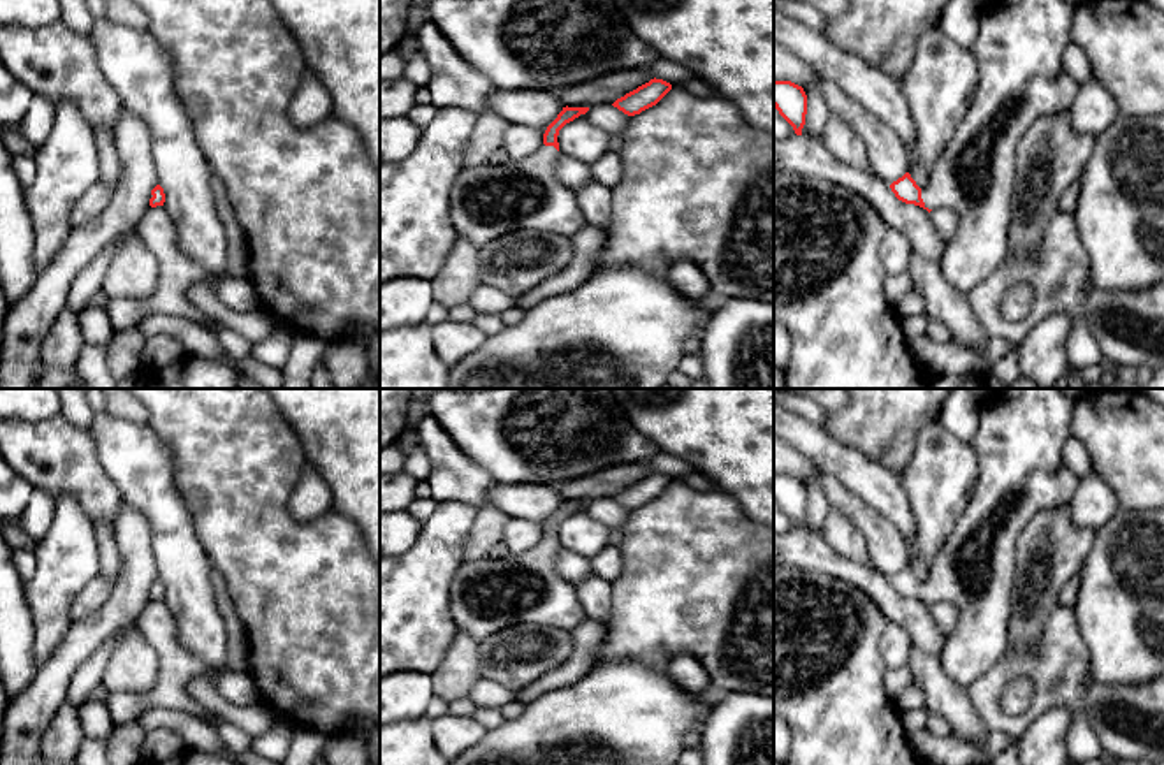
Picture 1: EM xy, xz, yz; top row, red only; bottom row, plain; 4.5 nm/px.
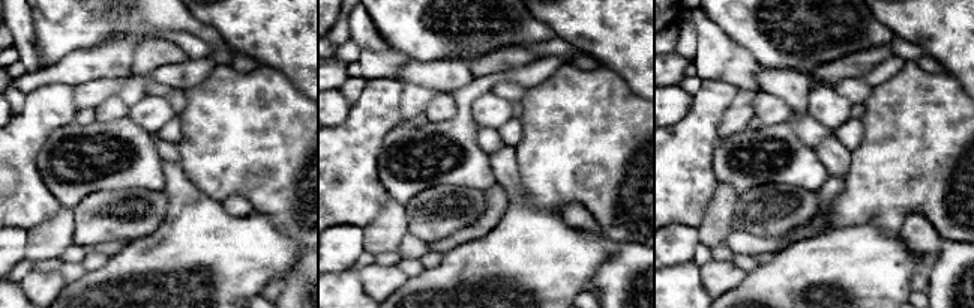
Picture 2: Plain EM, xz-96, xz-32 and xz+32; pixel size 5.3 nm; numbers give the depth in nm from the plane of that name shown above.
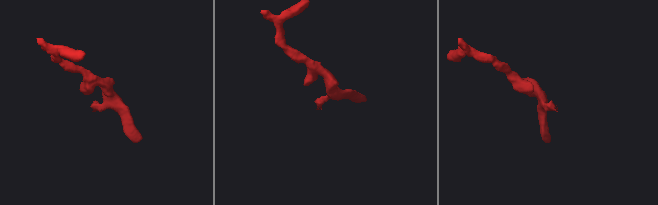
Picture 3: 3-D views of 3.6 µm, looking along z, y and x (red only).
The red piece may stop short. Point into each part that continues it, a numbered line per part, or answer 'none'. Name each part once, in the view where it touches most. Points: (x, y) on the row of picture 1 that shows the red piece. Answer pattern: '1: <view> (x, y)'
1: yz (1020, 43)

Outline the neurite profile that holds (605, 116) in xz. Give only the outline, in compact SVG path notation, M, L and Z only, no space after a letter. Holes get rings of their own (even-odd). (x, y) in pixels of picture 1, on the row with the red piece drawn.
M612 104L589 107L586 118L591 125L605 130L608 135L621 135L631 120L631 116L624 114Z

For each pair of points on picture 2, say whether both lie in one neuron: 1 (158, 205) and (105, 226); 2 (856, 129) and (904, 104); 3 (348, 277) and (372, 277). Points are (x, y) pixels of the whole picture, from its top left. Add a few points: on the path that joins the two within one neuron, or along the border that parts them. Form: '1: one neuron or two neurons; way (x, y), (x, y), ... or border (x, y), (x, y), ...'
1: one neuron; way (144, 211), (119, 214)
2: two neurons; border (862, 119), (863, 138), (851, 150)
3: two neurons; border (359, 271), (362, 287), (366, 292)

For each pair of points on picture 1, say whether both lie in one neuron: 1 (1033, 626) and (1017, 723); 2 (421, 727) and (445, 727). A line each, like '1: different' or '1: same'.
1: different
2: different

